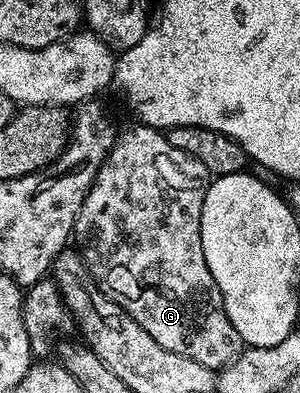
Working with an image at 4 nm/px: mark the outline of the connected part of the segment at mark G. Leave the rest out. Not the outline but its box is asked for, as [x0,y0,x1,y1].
[75,125,245,372]

